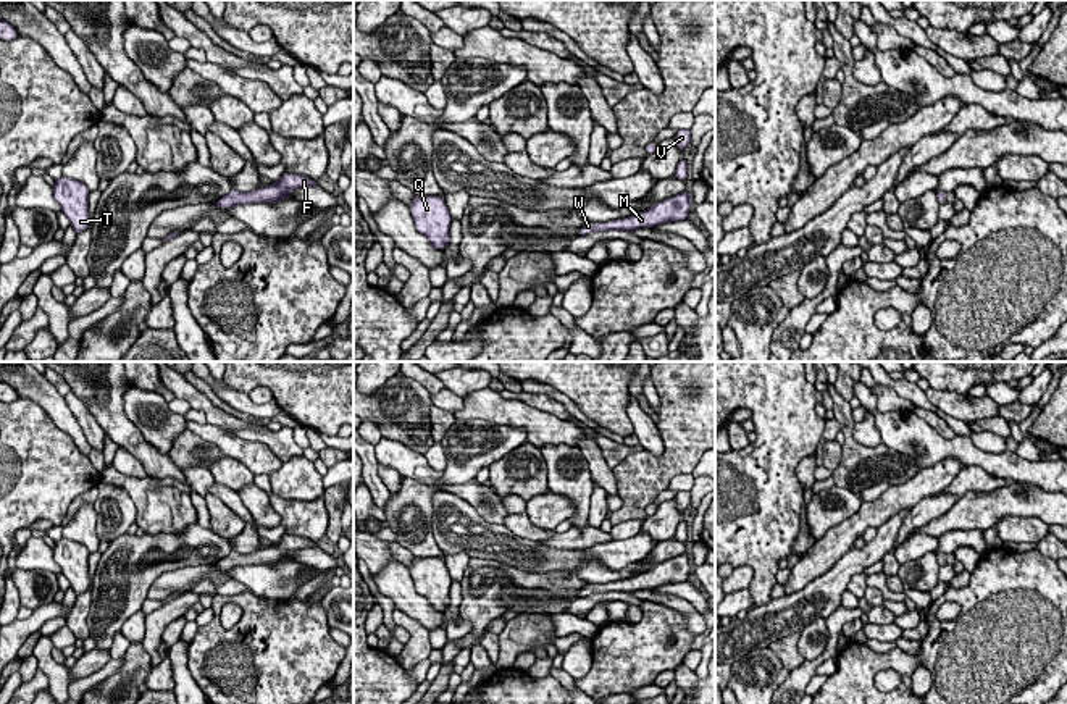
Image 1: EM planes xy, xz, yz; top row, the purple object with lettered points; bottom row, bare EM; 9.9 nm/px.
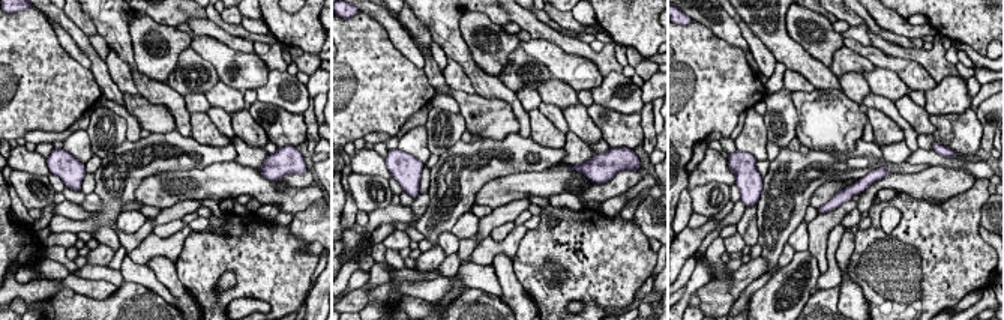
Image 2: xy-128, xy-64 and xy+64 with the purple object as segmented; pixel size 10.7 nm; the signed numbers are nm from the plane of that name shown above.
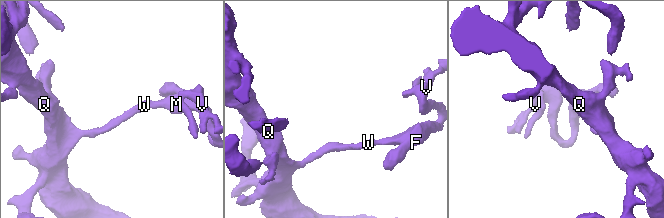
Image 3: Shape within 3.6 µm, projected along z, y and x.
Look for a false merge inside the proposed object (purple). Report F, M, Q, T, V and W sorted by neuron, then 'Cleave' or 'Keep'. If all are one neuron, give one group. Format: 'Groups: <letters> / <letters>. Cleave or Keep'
Groups: F M Q T V W. Keep

